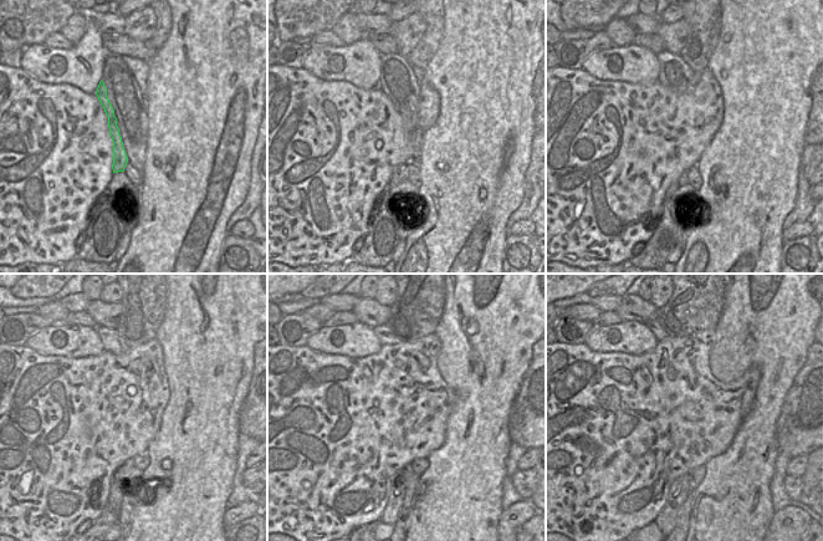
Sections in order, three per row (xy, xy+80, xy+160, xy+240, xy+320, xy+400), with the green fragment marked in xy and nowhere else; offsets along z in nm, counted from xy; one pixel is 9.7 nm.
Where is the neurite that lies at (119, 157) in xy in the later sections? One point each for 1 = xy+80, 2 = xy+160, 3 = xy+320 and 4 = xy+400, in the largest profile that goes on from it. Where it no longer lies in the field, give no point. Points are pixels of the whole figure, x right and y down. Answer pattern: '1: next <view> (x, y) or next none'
1: next xy+80 (399, 173)
2: next xy+160 (681, 180)
3: next xy+320 (398, 481)
4: next xy+400 (680, 489)

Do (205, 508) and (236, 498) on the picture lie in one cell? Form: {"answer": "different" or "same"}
{"answer": "different"}

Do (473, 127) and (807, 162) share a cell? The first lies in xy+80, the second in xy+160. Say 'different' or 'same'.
different

